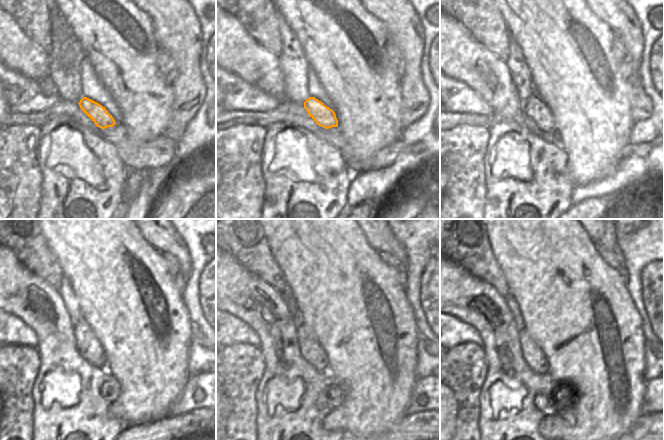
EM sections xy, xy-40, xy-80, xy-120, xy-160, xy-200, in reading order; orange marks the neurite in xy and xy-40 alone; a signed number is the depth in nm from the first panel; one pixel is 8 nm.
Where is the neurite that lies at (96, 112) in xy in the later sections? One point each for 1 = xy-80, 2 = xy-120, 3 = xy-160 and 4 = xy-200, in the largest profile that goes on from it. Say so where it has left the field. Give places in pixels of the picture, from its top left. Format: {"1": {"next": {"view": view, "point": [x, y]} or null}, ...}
{"1": {"next": {"view": "xy-80", "point": [534, 108]}}, "2": {"next": {"view": "xy-120", "point": [87, 344]}}, "3": {"next": {"view": "xy-160", "point": [310, 348]}}, "4": {"next": {"view": "xy-200", "point": [532, 354]}}}

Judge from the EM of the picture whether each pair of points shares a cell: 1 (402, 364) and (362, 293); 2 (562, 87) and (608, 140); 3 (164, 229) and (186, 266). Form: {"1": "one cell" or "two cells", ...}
{"1": "one cell", "2": "one cell", "3": "one cell"}

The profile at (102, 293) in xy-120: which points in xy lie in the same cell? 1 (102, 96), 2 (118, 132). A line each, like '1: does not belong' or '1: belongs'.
1: does not belong
2: does not belong

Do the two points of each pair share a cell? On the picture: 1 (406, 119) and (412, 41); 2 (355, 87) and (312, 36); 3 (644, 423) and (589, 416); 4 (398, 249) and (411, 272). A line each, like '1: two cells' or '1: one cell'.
1: one cell
2: one cell
3: two cells
4: two cells

